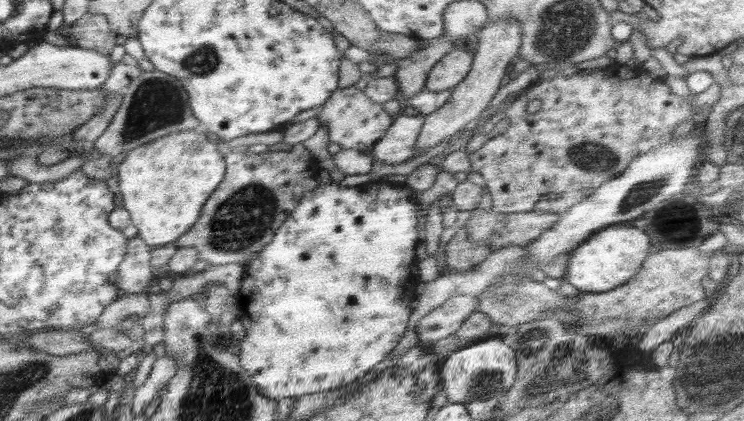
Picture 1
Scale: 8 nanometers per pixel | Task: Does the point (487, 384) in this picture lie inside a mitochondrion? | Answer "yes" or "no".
yes

